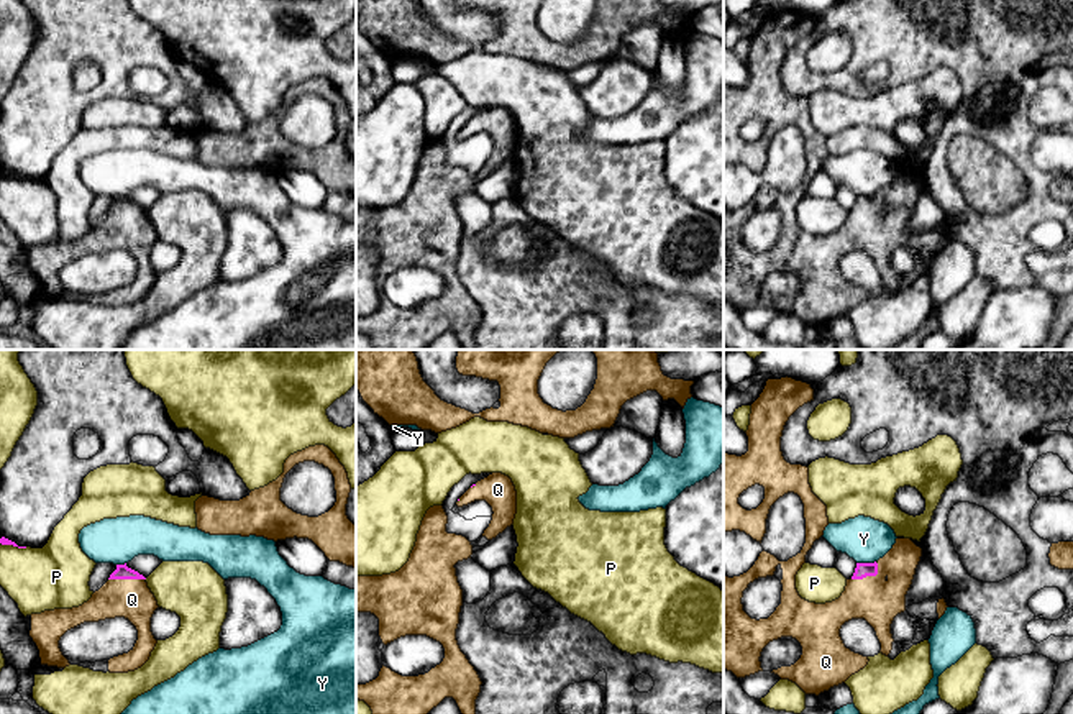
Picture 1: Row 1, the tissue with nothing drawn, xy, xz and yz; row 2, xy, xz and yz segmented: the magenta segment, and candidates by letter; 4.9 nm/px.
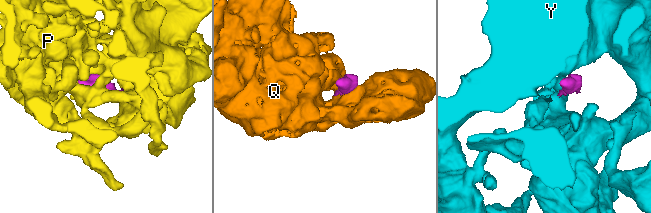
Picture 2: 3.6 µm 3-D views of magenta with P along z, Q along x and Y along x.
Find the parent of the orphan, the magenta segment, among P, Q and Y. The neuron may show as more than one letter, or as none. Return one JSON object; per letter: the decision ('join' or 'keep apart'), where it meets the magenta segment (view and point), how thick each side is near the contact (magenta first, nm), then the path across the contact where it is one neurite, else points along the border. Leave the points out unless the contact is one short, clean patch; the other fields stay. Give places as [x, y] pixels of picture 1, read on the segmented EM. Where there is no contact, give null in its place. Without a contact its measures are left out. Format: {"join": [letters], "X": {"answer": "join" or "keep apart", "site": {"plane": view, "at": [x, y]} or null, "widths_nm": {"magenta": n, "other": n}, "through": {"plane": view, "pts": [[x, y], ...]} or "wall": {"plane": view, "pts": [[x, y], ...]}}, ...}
{"join": ["Q"], "P": {"answer": "keep apart", "site": {"plane": "xy", "at": [13, 545]}, "widths_nm": {"magenta": 40, "other": 320}}, "Q": {"answer": "join", "site": {"plane": "yz", "at": [868, 575]}, "widths_nm": {"magenta": 70, "other": 220}}, "Y": {"answer": "keep apart", "site": {"plane": "yz", "at": [865, 563]}, "widths_nm": {"magenta": 70, "other": 220}, "wall": {"plane": "yz", "pts": [[875, 560], [857, 563]]}}}

